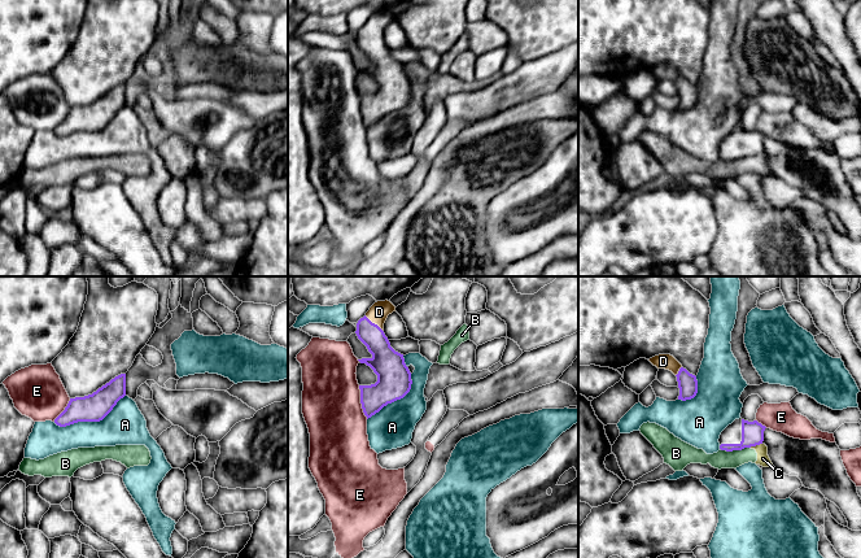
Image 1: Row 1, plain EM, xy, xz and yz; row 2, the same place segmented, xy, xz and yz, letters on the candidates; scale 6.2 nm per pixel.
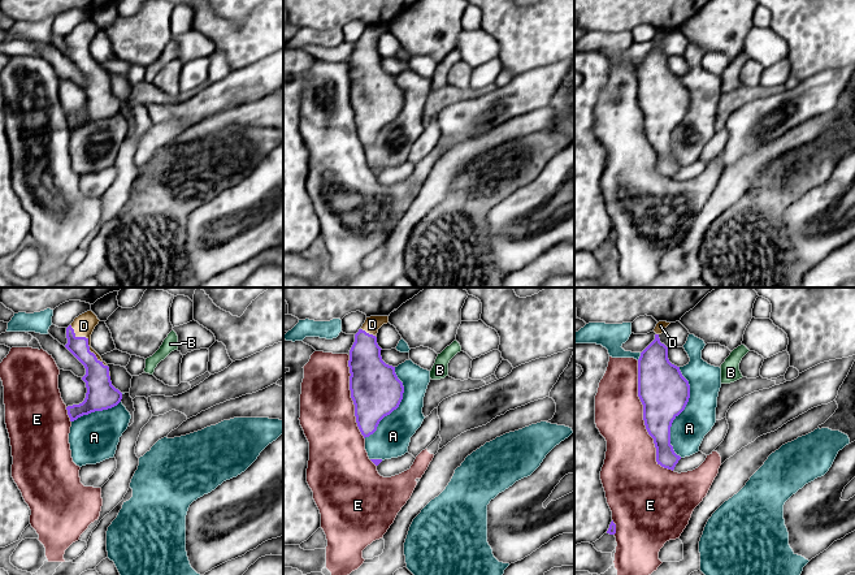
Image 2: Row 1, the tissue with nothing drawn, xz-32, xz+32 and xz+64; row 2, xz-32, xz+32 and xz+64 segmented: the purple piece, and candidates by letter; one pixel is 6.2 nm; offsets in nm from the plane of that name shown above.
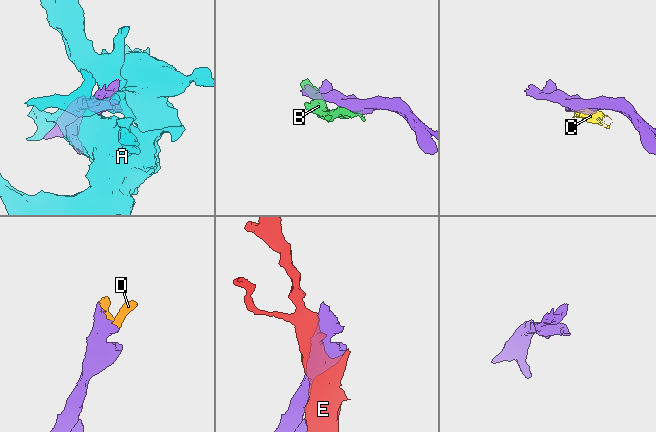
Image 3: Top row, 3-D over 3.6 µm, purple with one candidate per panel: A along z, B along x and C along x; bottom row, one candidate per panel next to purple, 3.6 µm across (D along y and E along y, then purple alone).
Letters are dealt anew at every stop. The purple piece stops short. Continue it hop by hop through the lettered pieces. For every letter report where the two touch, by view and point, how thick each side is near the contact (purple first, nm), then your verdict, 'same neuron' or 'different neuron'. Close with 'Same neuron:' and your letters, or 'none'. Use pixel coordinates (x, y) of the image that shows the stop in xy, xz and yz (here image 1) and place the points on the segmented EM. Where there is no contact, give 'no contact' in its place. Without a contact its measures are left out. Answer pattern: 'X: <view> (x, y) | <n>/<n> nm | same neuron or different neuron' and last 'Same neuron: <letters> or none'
A: xy (90, 421) | 180/240 nm | different neuron
B: yz (734, 449) | 140/110 nm | different neuron
C: yz (755, 445) | 140/80 nm | different neuron
D: xz (374, 323) | 180/120 nm | same neuron
E: xz (361, 402) | 220/360 nm | different neuron
Same neuron: D

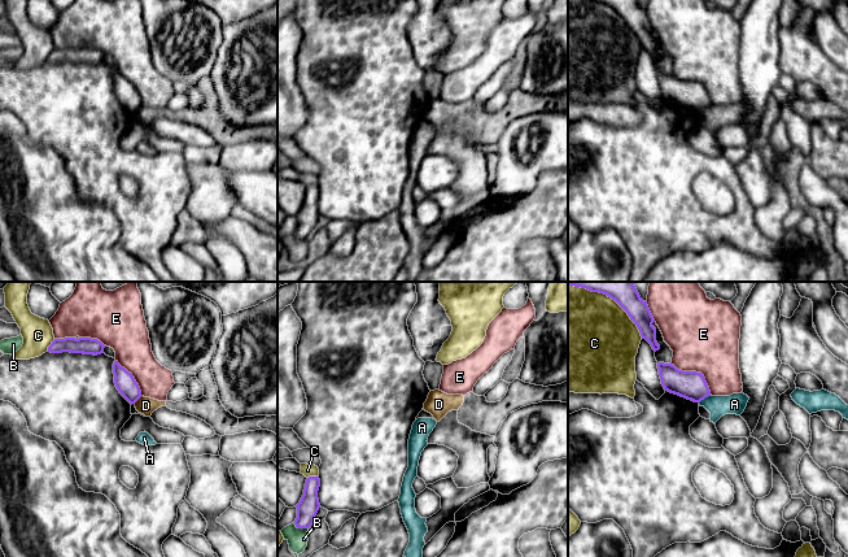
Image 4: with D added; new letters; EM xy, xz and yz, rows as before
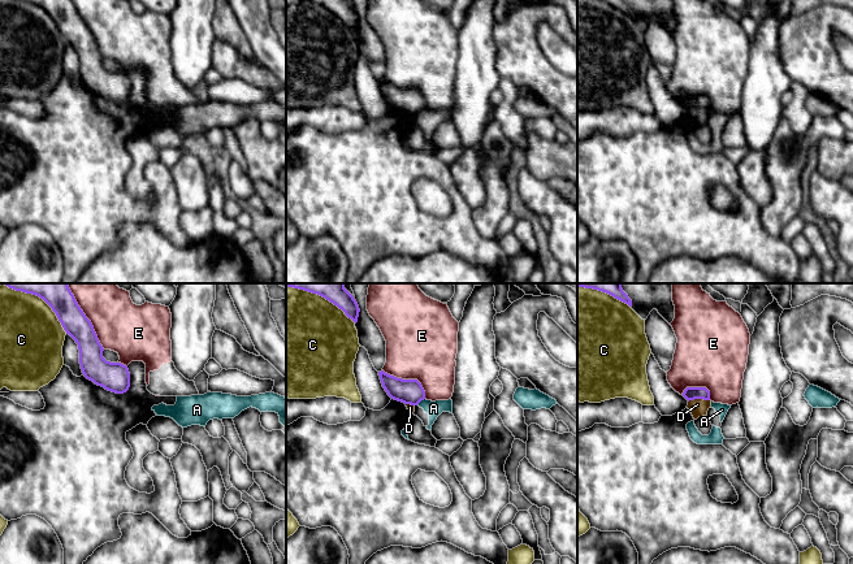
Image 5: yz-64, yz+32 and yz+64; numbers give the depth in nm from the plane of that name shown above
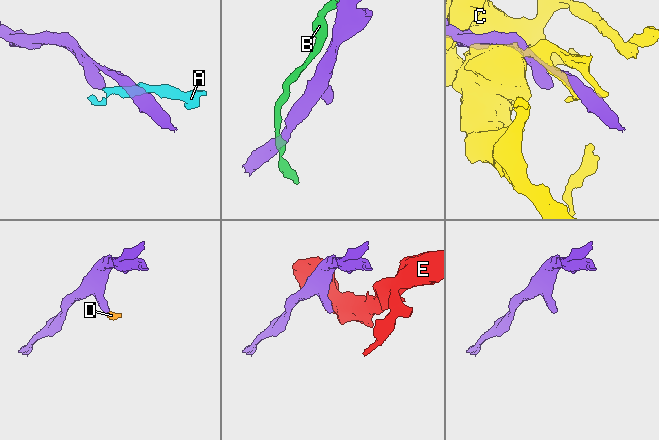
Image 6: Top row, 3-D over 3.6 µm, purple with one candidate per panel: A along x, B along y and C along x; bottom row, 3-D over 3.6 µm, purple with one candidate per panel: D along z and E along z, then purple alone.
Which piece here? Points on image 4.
A: yz (704, 397) | 180/130 nm | different neuron
B: xz (301, 527) | 130/130 nm | different neuron
C: yz (610, 296) | 200/480 nm | different neuron
D: xy (138, 399) | 120/110 nm | different neuron
E: yz (695, 371) | 180/440 nm | different neuron
Same neuron: none

